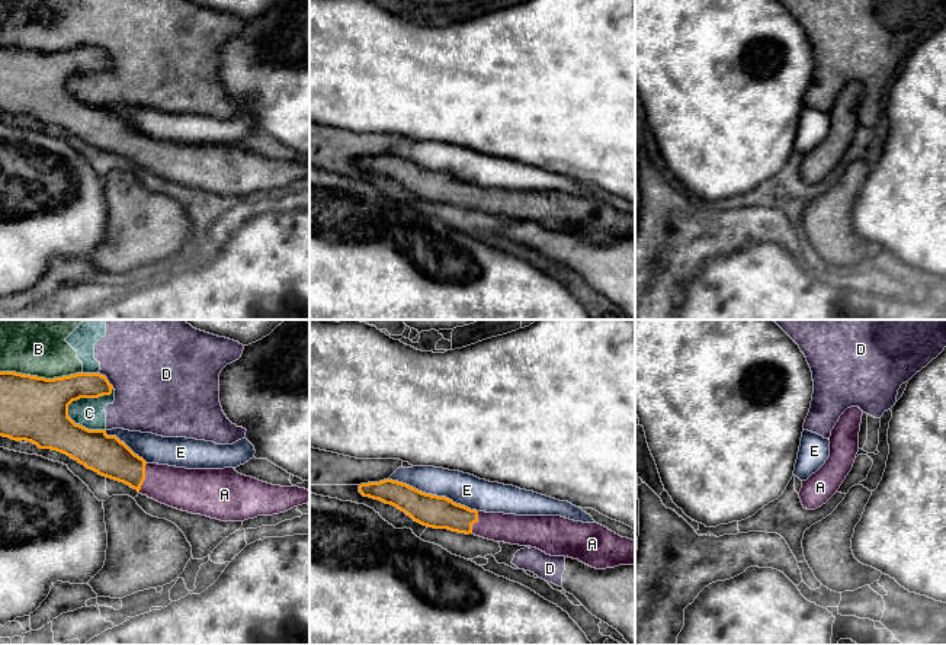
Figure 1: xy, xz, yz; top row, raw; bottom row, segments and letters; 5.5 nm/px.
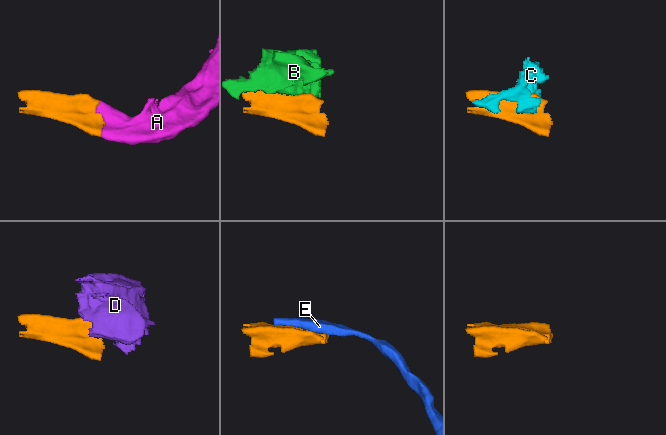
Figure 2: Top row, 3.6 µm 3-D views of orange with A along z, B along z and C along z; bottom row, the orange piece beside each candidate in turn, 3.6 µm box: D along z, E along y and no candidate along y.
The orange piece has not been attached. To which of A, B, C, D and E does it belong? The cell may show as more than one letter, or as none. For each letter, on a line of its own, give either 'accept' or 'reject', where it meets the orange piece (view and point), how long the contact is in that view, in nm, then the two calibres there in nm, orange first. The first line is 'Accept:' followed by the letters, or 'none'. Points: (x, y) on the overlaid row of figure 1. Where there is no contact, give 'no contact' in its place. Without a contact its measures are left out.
Accept: A
A: accept | xy (144, 478) | 170 nm | 220/240 nm
B: reject | xy (41, 378) | 460 nm | 360/360 nm
C: reject | xy (86, 397) | 300 nm | 280/160 nm
D: reject | xy (106, 379) | 130 nm | 160/480 nm
E: reject | xz (433, 496) | 550 nm | 180/180 nm

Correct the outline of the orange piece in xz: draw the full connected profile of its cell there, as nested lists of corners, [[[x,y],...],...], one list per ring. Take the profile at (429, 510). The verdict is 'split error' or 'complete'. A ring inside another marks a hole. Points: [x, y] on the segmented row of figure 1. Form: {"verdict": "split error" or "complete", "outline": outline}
{"verdict": "split error", "outline": [[[392,479],[360,484],[359,492],[397,507],[427,527],[530,546],[551,556],[578,559],[596,569],[635,565],[635,540],[599,523],[574,522],[561,516],[477,511]]]}

